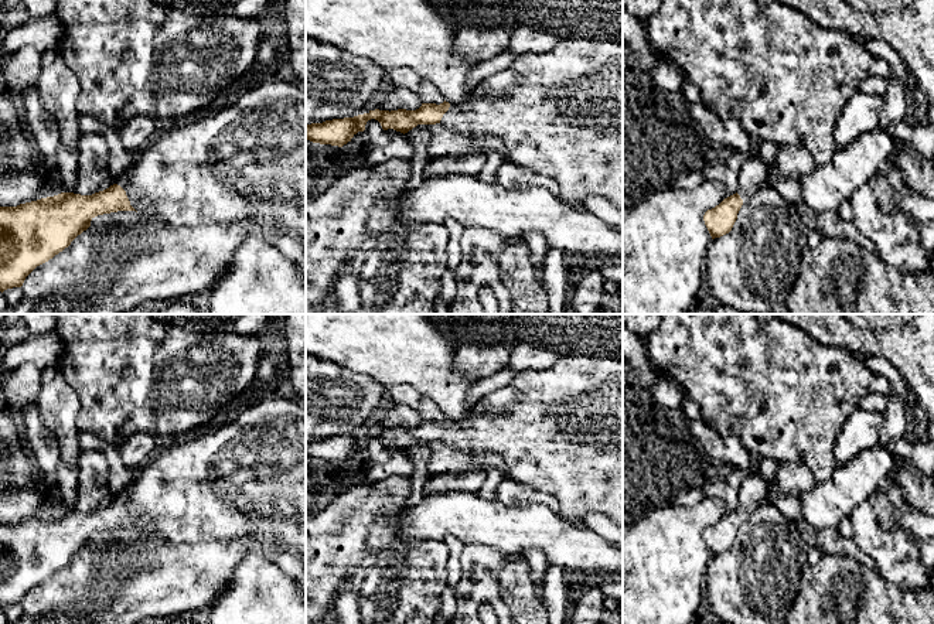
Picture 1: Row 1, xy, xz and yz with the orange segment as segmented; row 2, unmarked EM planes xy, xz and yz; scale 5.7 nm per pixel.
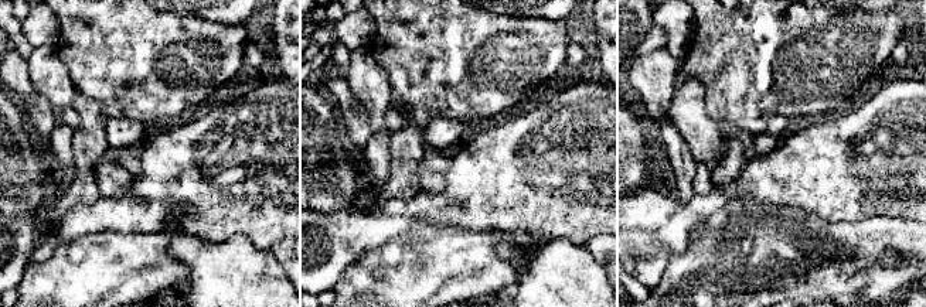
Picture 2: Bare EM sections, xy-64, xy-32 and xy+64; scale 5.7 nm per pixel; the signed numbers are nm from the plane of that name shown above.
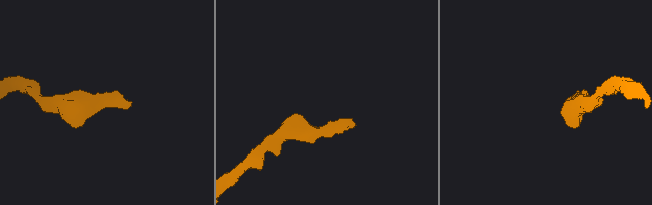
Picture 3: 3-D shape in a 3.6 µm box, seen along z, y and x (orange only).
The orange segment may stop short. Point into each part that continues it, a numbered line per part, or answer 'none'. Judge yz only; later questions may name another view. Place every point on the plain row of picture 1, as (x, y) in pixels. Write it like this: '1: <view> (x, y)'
1: yz (753, 491)

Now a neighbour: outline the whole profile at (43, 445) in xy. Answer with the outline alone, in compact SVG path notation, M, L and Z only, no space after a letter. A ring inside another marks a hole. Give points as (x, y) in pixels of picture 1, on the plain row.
M28 405L23 412L24 434L33 453L42 485L45 487L48 508L58 512L62 508L62 494L57 478L61 454L55 437L42 426L38 408Z

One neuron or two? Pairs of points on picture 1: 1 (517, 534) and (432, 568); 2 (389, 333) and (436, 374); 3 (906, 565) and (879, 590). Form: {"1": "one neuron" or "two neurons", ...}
{"1": "two neurons", "2": "one neuron", "3": "two neurons"}

